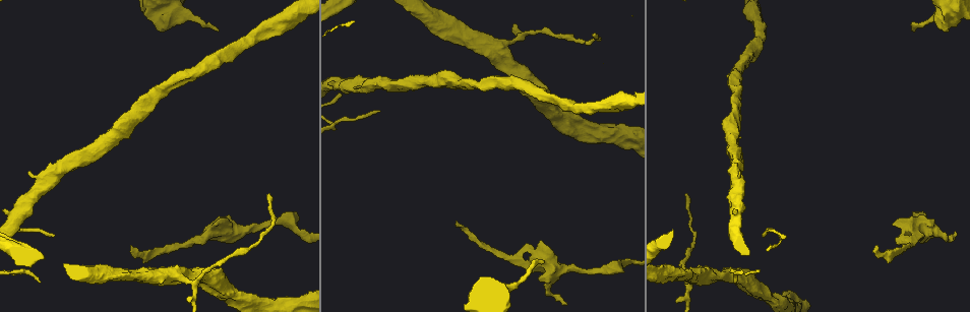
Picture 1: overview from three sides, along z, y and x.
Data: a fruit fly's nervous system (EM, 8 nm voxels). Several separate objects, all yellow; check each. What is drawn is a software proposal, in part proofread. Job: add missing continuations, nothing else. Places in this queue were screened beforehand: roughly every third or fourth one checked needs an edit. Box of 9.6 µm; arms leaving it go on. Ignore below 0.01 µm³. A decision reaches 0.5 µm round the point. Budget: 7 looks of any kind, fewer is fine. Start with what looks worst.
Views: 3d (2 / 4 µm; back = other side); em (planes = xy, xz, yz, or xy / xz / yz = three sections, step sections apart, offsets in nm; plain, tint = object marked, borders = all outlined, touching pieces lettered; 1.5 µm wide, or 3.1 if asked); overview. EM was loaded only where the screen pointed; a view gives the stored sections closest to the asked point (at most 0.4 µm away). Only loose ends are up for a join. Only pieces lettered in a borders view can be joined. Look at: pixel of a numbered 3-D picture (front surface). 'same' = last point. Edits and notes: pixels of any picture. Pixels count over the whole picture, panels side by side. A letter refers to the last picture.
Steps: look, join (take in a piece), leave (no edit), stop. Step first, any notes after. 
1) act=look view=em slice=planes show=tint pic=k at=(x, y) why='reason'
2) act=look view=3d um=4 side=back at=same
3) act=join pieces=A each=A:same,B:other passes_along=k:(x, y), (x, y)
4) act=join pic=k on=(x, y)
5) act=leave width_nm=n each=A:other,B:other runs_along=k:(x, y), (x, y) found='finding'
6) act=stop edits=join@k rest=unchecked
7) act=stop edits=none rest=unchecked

act=look view=3d um=4 pic=1 at=(872, 250) why='end of a long branch'

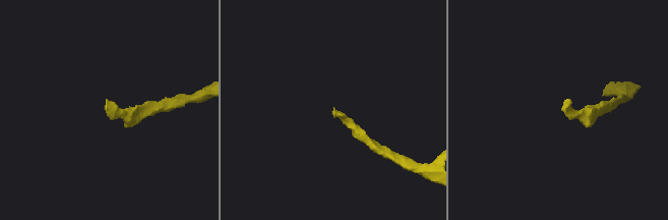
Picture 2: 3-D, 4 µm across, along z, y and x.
act=look view=em slice=xy step=8 show=tint pic=2 at=(564, 101)

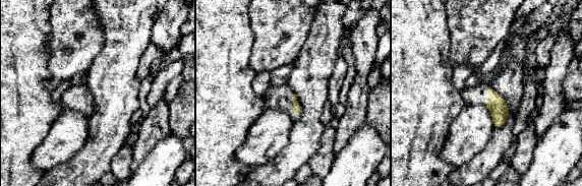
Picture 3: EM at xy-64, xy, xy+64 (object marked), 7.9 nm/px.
act=look view=em slice=planes show=borders at=same why='cut it another way'

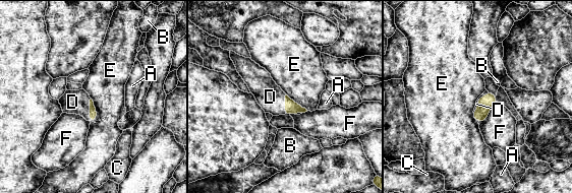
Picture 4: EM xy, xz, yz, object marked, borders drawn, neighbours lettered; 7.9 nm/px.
act=join pieces=D each=A:other,B:other,C:other,D:same,E:other,F:other found='the neuron continues'

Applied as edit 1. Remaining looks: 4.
act=look view=overview

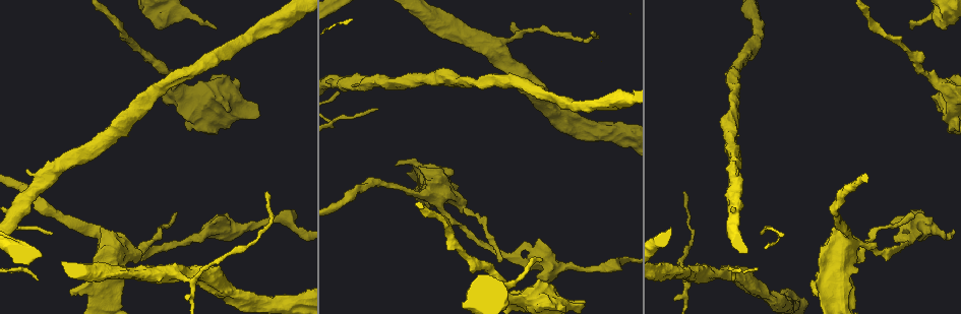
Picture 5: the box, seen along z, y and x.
act=look view=3d um=2 pic=5 at=(912, 27) why='free end'

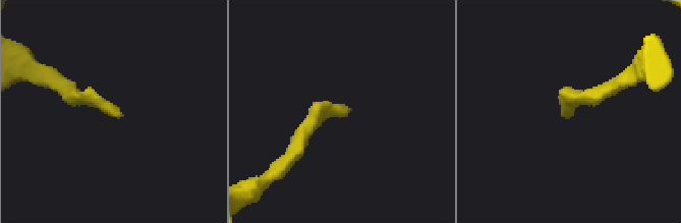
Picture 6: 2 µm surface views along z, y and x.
act=look view=em slice=planes show=tint pic=6 at=(123, 115) why='need the tissue'

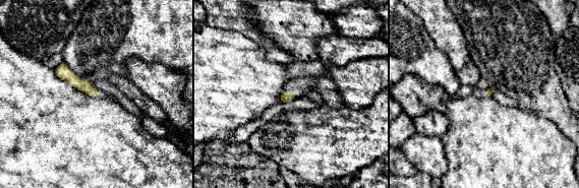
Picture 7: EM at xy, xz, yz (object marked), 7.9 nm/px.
act=look view=em slice=planes show=borders at=same

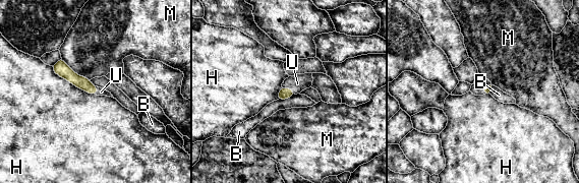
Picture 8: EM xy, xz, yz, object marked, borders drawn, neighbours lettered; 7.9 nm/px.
act=join pieces=U each=B:other,H:other,M:other,U:same passes_along=8:(285, 93), (289, 88), (297, 83) found='it goes on there'

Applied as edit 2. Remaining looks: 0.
act=stop edits=join@4,join@8 rest=unchecked

